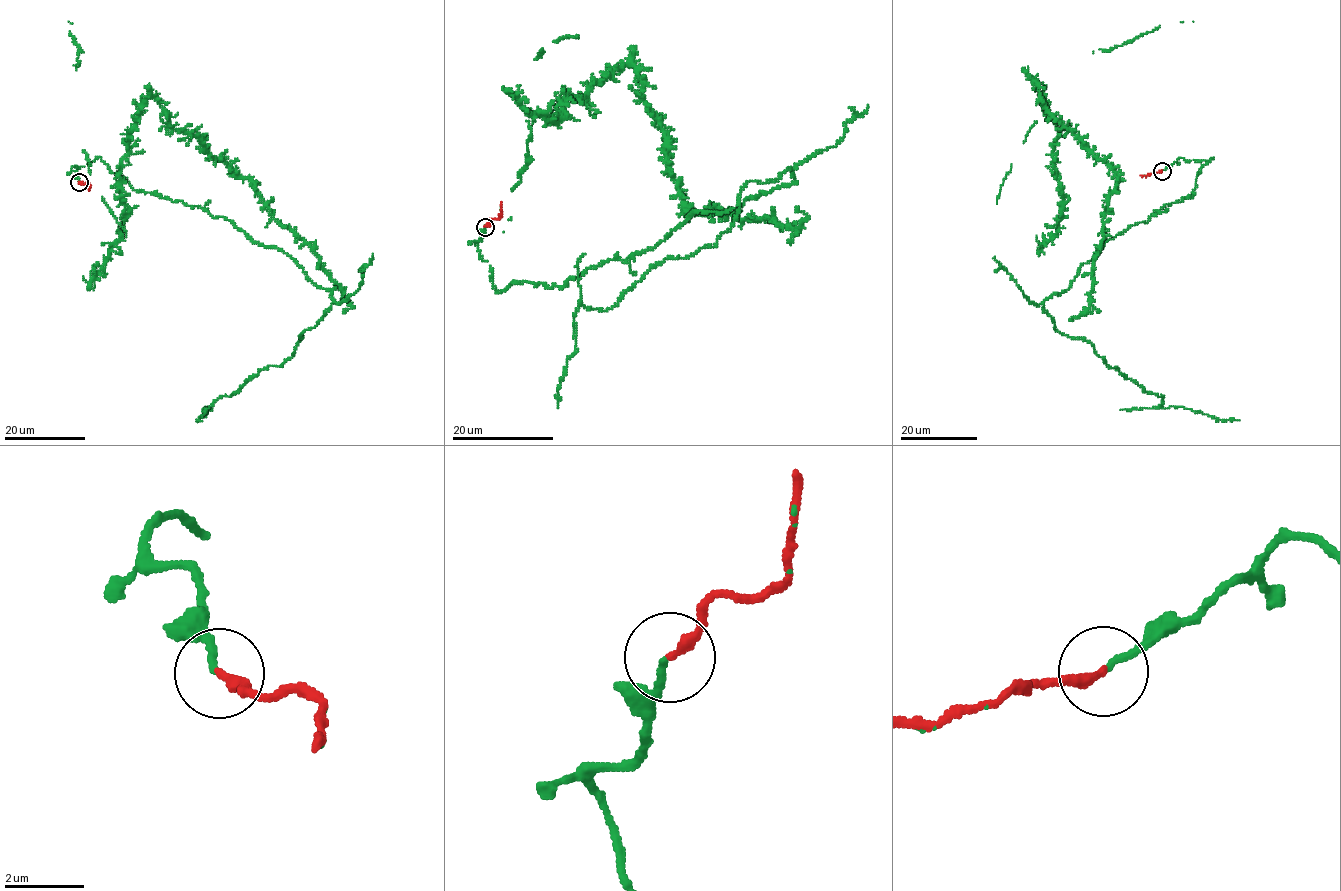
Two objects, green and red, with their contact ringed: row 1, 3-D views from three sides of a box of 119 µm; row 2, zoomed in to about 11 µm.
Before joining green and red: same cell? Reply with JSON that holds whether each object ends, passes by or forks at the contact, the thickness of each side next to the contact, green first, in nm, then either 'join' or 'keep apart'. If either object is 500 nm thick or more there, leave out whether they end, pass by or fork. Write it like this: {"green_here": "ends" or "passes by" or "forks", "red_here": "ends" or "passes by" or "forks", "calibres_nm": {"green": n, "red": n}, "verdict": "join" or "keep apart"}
{"green_here": "ends", "red_here": "ends", "calibres_nm": {"green": 160, "red": 240}, "verdict": "join"}

